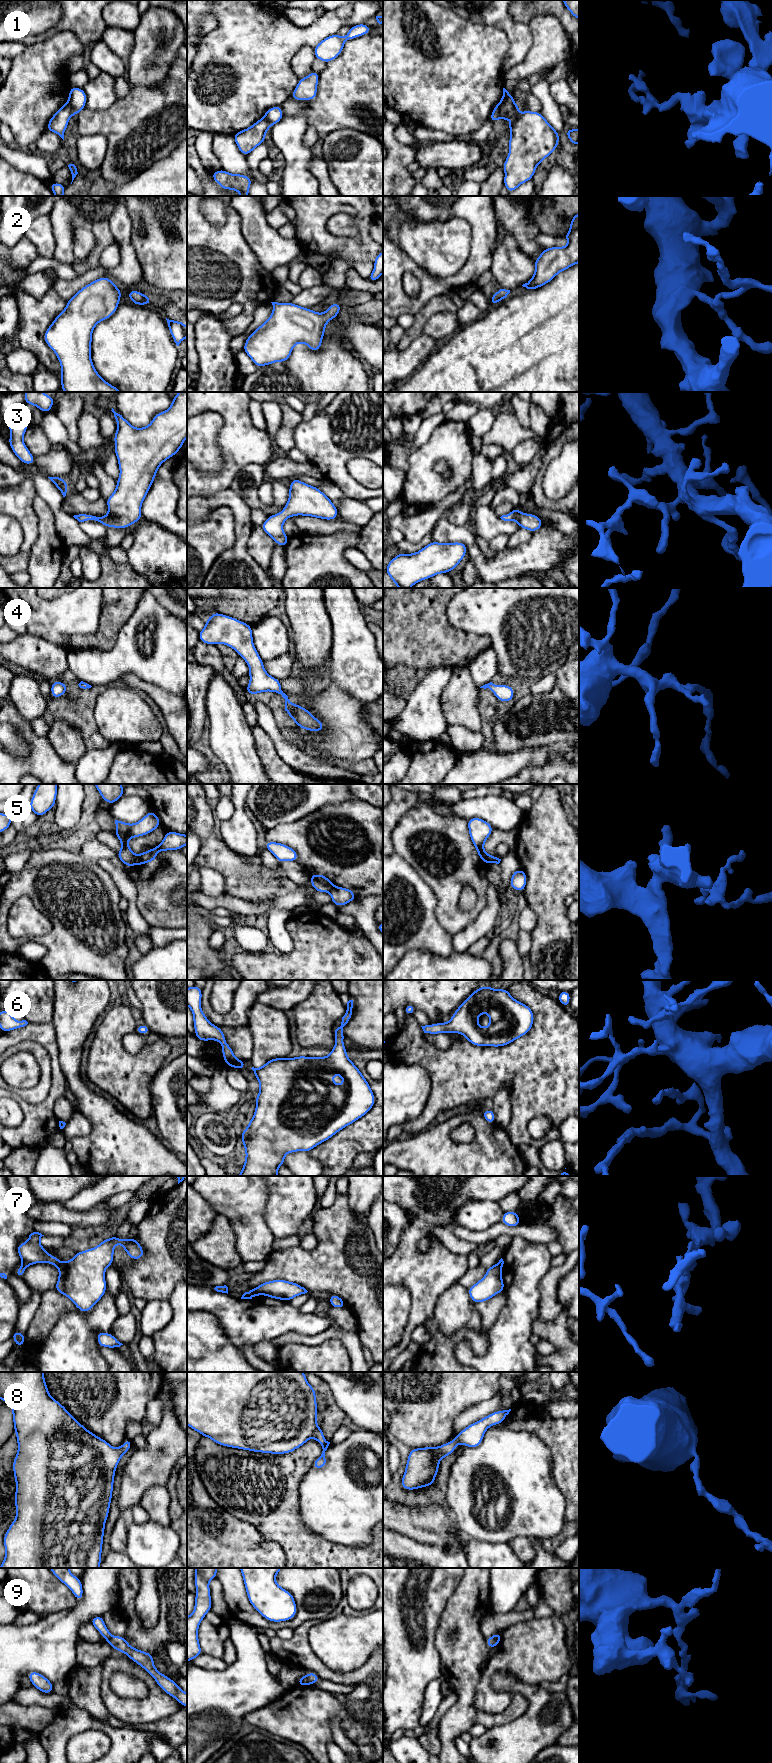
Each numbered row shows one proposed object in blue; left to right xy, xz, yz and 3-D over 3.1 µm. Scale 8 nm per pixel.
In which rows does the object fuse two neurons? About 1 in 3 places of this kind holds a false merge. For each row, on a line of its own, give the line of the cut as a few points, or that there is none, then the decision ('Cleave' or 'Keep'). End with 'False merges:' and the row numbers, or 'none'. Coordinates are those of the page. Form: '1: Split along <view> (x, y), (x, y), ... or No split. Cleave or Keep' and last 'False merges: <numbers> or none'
1: Split along yz (511, 95), (502, 106), (499, 116). Cleave
2: No split. Keep
3: No split. Keep
4: No split. Keep
5: Split along xy (135, 856), (136, 864). Cleave
6: No split. Keep
7: Split along xz (253, 1289), (257, 1294). Cleave
8: No split. Keep
9: Split along xz (304, 1675), (310, 1683). Cleave
False merges: 1, 5, 7, 9

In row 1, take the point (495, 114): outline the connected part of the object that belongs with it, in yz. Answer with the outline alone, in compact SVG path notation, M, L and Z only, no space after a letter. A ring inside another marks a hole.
M503 88L503 95L502 95L502 99L501 101L494 107L489 120L494 123L496 122L499 117L500 117L500 110L502 108L502 106L504 105L505 101L507 100L507 98L511 96L511 94L505 89Z

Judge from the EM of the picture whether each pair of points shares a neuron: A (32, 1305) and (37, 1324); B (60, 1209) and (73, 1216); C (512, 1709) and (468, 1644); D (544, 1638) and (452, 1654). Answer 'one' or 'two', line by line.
A: two
B: one
C: one
D: two

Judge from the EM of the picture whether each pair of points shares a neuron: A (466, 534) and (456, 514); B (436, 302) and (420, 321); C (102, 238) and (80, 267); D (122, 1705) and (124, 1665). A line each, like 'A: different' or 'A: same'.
A: different
B: same
C: same
D: same

